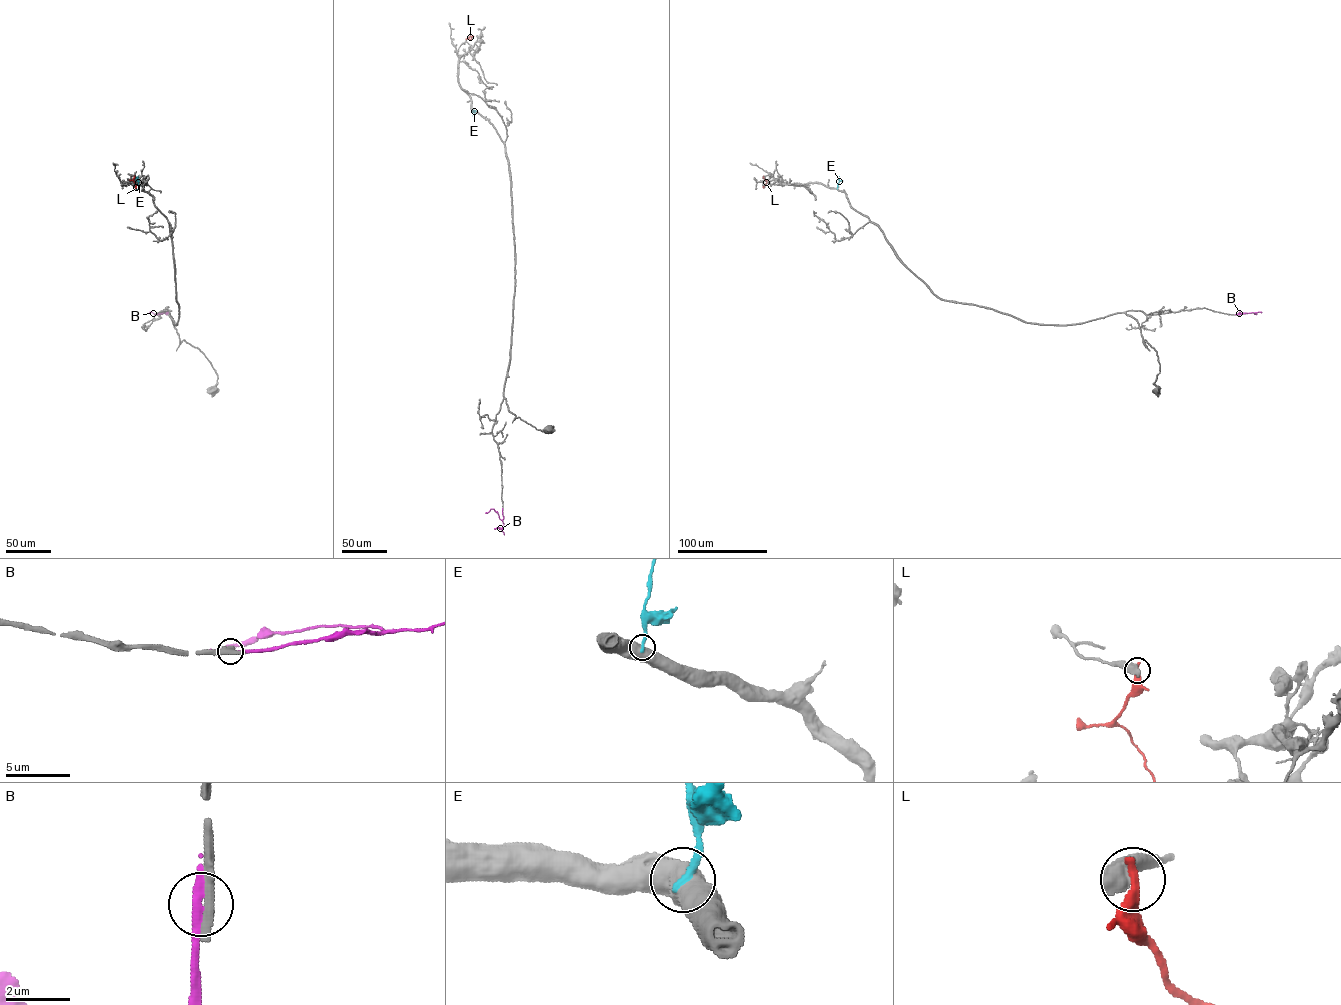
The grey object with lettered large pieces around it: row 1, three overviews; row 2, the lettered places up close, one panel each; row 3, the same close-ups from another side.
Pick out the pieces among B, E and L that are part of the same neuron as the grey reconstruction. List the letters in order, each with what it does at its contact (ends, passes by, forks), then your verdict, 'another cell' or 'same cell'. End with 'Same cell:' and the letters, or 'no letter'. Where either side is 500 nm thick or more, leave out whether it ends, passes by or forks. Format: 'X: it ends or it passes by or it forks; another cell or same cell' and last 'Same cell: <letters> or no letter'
B: it ends; another cell
E: another cell
L: another cell
Same cell: no letter

